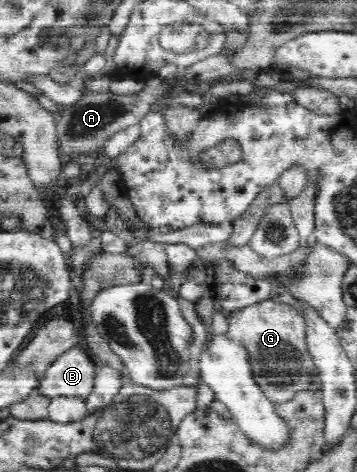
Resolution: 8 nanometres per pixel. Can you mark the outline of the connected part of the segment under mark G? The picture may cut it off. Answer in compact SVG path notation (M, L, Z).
M272 299L244 307L227 316L227 333L250 350L256 383L272 403L287 402L300 390L312 386L311 373L316 368L308 352L306 322L291 305Z

